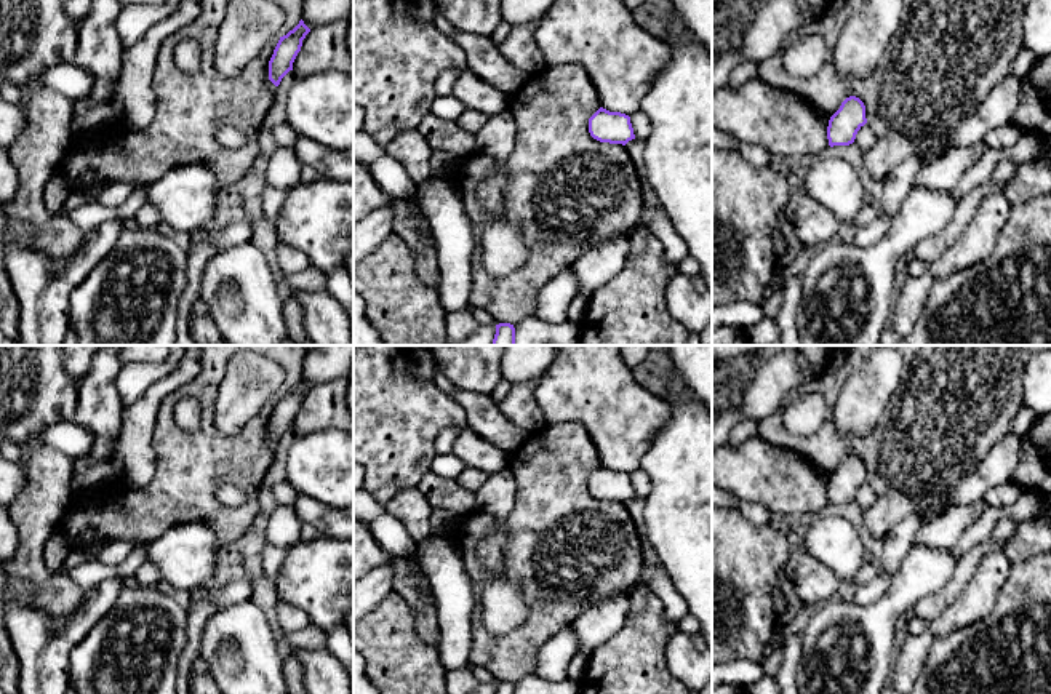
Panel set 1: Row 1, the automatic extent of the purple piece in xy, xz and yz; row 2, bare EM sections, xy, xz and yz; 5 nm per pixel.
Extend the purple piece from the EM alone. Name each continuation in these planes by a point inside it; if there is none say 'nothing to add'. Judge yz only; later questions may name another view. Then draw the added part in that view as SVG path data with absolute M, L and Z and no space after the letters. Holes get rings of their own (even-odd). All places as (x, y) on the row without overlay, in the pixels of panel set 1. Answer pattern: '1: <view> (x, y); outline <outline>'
nothing to add

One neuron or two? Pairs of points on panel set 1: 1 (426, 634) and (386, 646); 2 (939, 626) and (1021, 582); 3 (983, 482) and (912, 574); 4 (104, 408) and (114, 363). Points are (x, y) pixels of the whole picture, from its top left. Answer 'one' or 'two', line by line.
1: two
2: two
3: two
4: one

